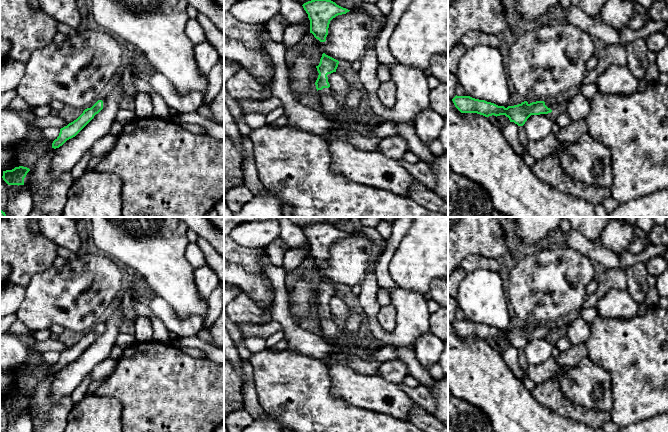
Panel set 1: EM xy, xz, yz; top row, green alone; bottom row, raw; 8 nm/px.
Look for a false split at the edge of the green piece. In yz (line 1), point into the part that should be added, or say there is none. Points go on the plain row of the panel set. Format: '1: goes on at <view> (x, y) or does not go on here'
1: goes on at yz (557, 328)

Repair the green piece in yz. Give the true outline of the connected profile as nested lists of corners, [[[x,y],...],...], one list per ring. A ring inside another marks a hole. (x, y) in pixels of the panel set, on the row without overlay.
[[[456,319],[452,325],[461,337],[477,337],[485,341],[505,339],[510,346],[523,350],[531,339],[548,338],[553,334],[561,334],[568,322],[569,319],[565,319],[555,324],[536,325],[530,328],[524,325],[521,328],[508,330],[507,332],[470,320]]]

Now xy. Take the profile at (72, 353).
[[[98,324],[91,332],[85,333],[76,344],[60,353],[59,360],[52,367],[52,372],[59,372],[67,364],[75,361],[102,333],[102,324]]]

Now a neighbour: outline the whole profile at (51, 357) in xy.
[[[49,351],[43,353],[42,360],[46,364],[54,365],[59,360],[60,353],[56,351]]]

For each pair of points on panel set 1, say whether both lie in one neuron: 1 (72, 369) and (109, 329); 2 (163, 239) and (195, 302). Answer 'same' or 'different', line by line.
1: same
2: same

